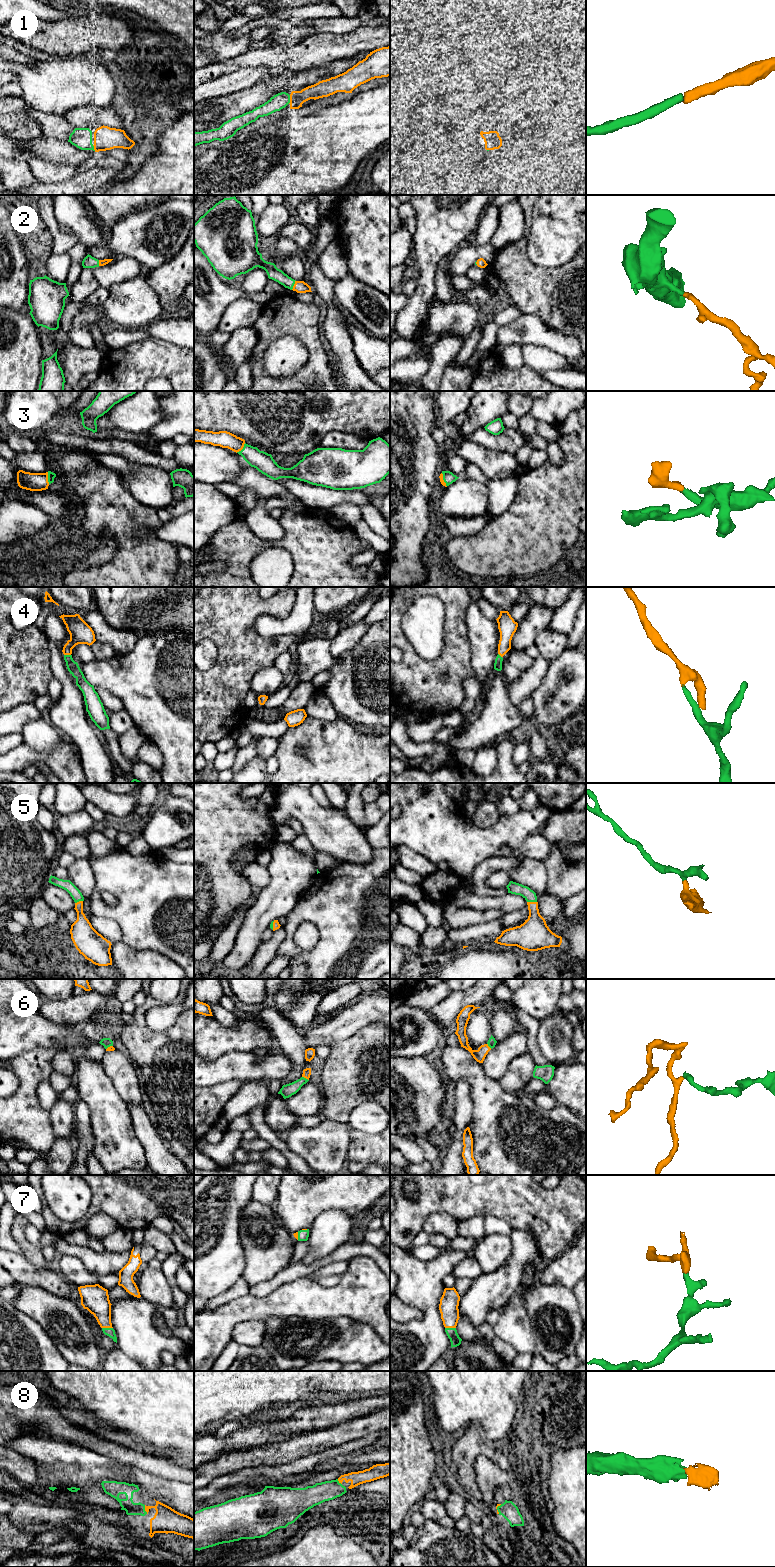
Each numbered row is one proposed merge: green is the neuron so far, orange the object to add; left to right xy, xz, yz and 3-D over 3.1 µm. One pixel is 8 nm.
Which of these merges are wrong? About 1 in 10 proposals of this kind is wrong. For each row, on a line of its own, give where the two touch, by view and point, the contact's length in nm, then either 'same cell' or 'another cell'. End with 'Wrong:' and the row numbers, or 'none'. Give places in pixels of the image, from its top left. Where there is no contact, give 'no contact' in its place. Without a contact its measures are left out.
1: meets green in xz at (289, 99); contact 70 nm long; same cell
2: meets green in xz at (293, 285); contact 90 nm long; same cell
3: meets green in xy at (48, 478); contact 100 nm long; same cell
4: meets green in xy at (67, 655); contact 60 nm long; same cell
5: meets green in yz at (532, 901); contact 80 nm long; same cell
6: meets green in xz at (305, 1078); contact 70 nm long; same cell
7: meets green in xy at (107, 1328); contact 90 nm long; same cell
8: meets green in xy at (144, 1509); contact 80 nm long; same cell
Wrong: none

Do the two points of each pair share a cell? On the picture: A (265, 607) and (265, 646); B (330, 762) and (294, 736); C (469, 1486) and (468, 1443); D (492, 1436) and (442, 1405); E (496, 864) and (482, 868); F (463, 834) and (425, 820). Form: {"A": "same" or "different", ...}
{"A": "same", "B": "same", "C": "same", "D": "same", "E": "same", "F": "same"}

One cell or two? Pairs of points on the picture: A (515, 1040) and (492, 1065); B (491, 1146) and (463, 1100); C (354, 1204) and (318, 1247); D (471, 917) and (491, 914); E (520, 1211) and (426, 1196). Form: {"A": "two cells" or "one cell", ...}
{"A": "one cell", "B": "two cells", "C": "two cells", "D": "one cell", "E": "one cell"}

